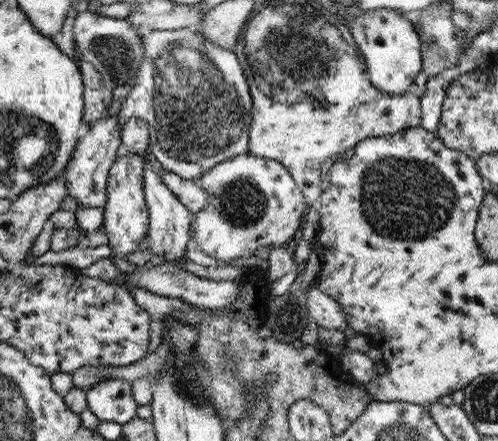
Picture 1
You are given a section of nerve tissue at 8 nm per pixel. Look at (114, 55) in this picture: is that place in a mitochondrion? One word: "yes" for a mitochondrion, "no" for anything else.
yes

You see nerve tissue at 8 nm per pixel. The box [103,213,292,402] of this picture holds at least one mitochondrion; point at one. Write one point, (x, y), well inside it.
(200, 382)

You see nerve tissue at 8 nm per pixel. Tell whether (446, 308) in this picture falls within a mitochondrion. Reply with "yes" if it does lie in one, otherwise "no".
no

